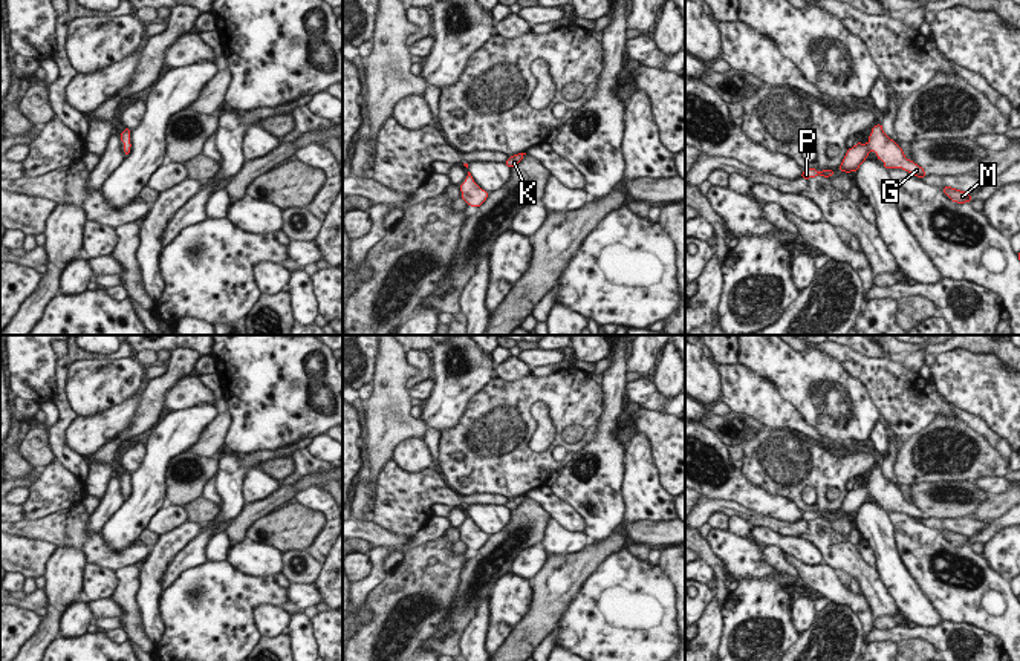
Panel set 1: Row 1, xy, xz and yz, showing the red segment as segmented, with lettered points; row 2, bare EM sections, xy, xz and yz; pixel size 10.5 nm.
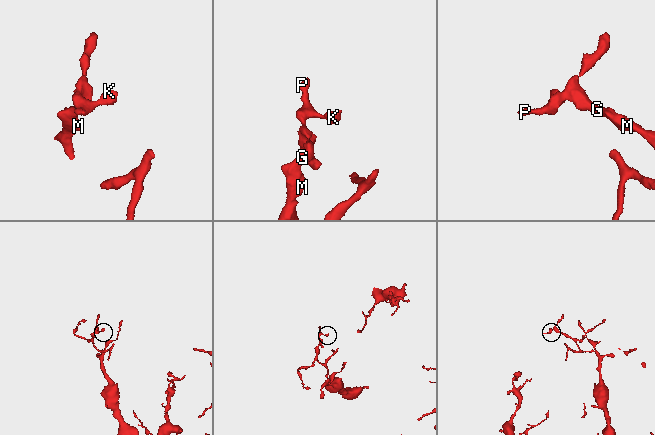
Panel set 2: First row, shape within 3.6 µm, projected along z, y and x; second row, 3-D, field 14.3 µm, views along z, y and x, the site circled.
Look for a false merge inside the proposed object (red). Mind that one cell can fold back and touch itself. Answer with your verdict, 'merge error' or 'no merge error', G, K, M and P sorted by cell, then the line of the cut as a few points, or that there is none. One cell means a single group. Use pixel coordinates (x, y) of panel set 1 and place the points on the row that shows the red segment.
no merge error; G K M P; no cut

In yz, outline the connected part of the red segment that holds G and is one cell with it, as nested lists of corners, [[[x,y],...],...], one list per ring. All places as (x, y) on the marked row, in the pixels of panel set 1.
[[[882,124],[873,125],[867,144],[856,142],[855,147],[847,150],[838,170],[846,173],[858,171],[859,165],[866,161],[870,151],[876,153],[876,158],[884,162],[887,170],[902,168],[918,177],[925,177],[924,168],[913,161],[908,161],[904,156],[902,148],[893,139],[885,136]]]

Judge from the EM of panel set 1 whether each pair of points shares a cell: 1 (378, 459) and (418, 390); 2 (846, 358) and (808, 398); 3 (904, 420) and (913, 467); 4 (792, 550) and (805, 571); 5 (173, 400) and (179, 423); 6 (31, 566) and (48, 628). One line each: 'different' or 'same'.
1: different
2: different
3: different
4: different
5: different
6: different

